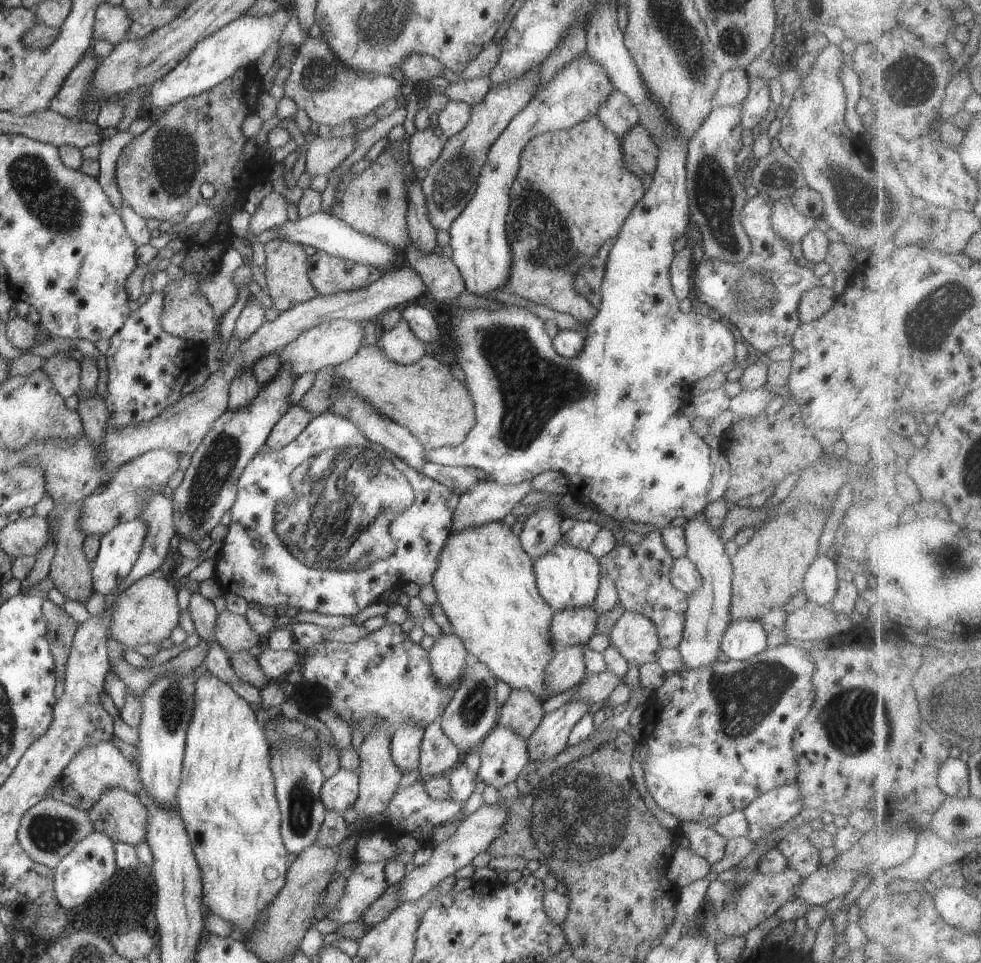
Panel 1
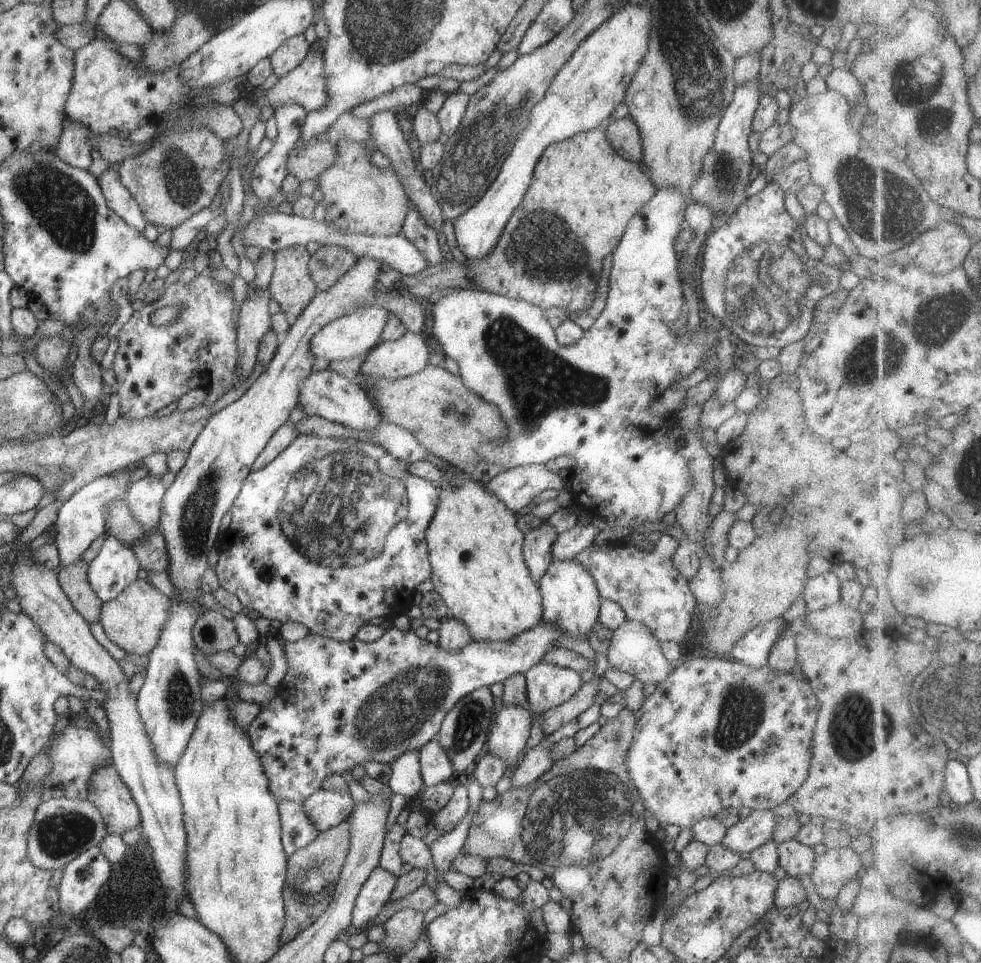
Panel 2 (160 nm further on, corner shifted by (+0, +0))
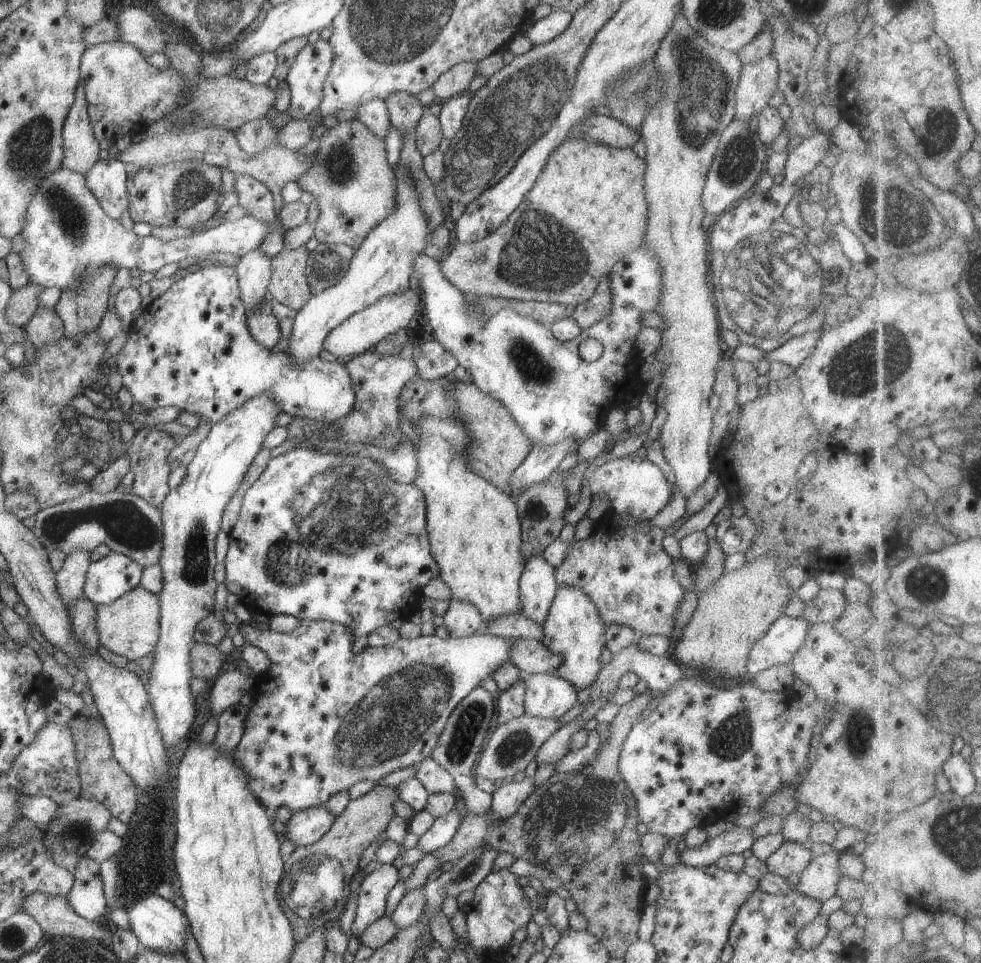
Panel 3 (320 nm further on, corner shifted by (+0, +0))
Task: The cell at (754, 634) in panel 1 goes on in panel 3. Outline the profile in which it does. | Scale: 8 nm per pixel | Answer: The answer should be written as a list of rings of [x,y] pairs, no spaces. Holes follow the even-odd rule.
[[[782,615],[766,634],[753,644],[747,662],[748,676],[754,676],[770,667],[792,668],[794,653],[802,648],[811,623],[804,618]]]

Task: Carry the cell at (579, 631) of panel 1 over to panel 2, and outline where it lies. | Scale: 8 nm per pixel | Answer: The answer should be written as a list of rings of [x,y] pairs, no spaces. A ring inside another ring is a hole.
[[[540,622],[534,628],[521,632],[509,641],[477,641],[472,639],[463,649],[459,651],[444,650],[436,642],[429,642],[428,638],[420,639],[420,637],[410,630],[401,631],[394,626],[389,628],[377,641],[373,643],[364,642],[354,638],[352,641],[337,641],[328,637],[318,636],[312,633],[307,633],[302,640],[296,642],[286,642],[284,639],[279,639],[279,644],[286,654],[287,664],[289,668],[284,676],[284,679],[276,687],[278,692],[276,696],[265,702],[256,715],[256,718],[245,728],[245,733],[248,735],[252,748],[260,755],[262,766],[265,775],[268,777],[268,790],[273,794],[278,801],[294,801],[302,803],[315,792],[323,788],[323,782],[330,776],[351,772],[358,765],[365,762],[382,762],[382,764],[391,765],[402,753],[408,751],[416,751],[419,753],[421,748],[424,748],[428,741],[434,740],[439,733],[442,721],[446,713],[455,707],[455,704],[462,700],[467,694],[479,688],[486,688],[493,684],[502,684],[509,676],[516,673],[524,674],[528,669],[531,669],[535,664],[538,664],[543,659],[543,656],[551,651],[555,646],[555,642],[561,639],[564,635],[561,630],[550,623]]]

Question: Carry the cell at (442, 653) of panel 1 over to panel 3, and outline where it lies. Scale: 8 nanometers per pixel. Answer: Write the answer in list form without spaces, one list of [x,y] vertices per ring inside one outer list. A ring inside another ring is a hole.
[[[450,599],[443,619],[444,626],[451,632],[451,636],[456,638],[472,636],[485,628],[480,611],[468,601]]]

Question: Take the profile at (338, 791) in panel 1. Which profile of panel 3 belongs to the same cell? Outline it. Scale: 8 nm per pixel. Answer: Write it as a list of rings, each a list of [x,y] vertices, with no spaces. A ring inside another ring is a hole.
[[[321,805],[320,807],[305,809],[293,813],[285,823],[283,836],[296,847],[305,847],[314,844],[324,836],[325,832],[336,820],[335,816]]]

